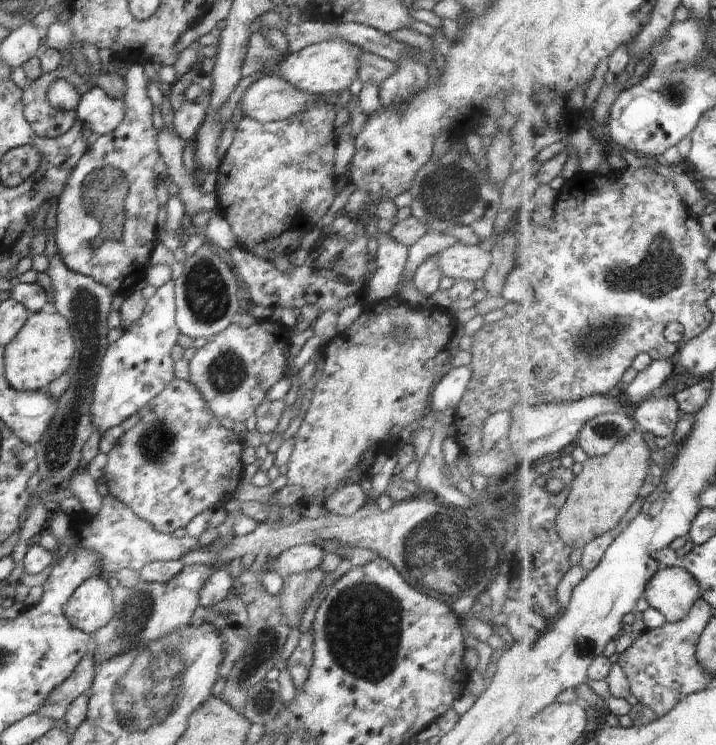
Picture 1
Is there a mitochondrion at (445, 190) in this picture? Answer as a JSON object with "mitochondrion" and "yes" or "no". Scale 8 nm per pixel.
{"mitochondrion":"yes"}

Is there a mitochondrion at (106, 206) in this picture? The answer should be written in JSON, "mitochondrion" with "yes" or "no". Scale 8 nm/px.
{"mitochondrion":"yes"}

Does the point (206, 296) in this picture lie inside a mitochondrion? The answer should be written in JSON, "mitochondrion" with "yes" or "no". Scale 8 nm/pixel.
{"mitochondrion":"yes"}

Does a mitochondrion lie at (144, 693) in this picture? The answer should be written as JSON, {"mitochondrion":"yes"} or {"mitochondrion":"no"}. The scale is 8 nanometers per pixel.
{"mitochondrion":"yes"}

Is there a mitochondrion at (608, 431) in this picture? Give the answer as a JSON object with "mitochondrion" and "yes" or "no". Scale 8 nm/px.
{"mitochondrion":"yes"}

